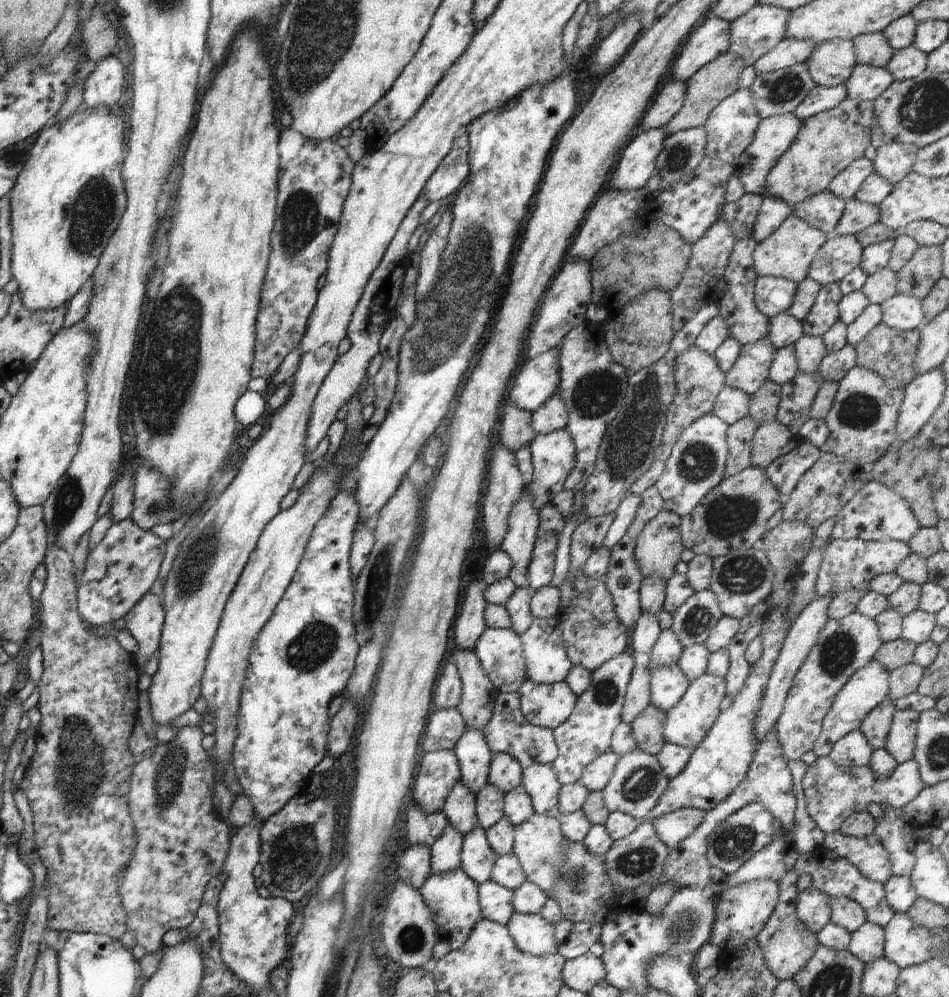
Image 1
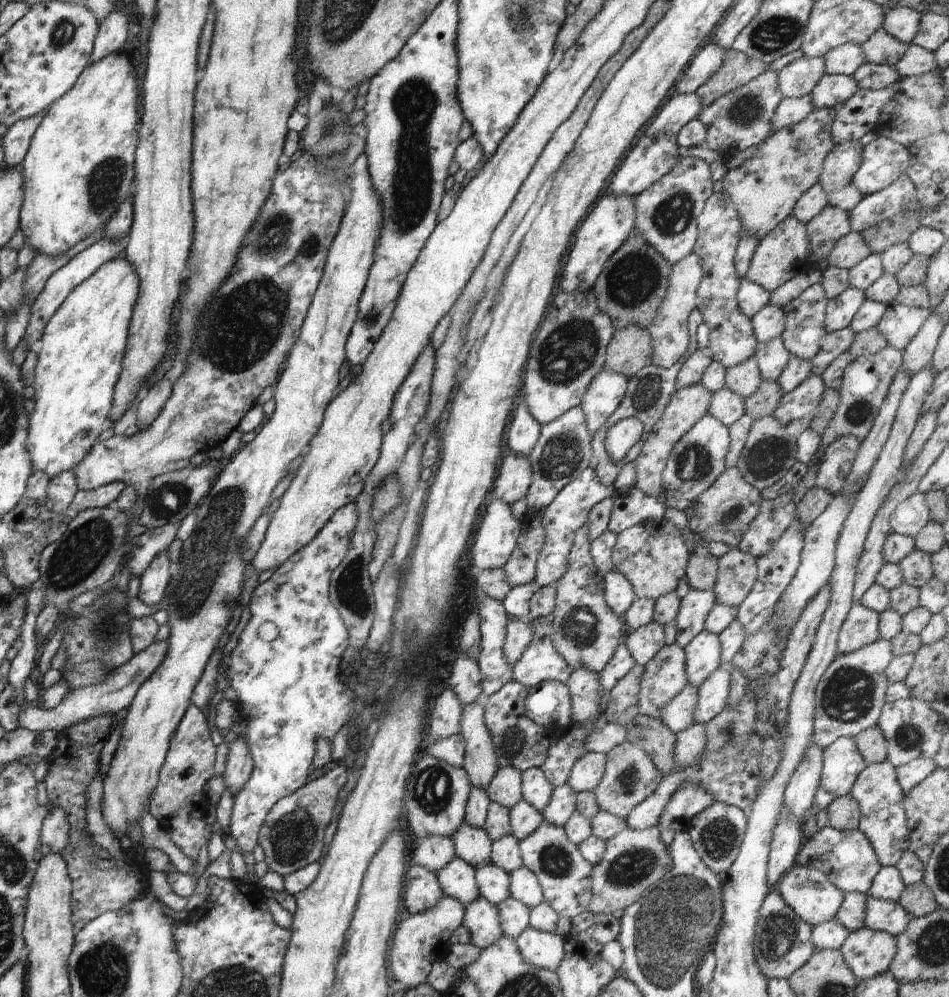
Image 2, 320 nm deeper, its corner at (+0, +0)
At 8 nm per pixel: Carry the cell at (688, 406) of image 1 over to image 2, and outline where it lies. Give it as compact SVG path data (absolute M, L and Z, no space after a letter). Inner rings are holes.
M700 382L684 387L672 394L670 402L666 405L663 417L654 423L648 438L643 444L640 454L635 458L633 465L637 470L634 486L644 494L658 499L663 488L663 470L667 458L671 455L674 445L704 416L709 414L713 394Z

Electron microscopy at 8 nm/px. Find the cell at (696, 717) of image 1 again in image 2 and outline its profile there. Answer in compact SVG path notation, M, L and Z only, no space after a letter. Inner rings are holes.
M725 666L716 669L698 688L699 697L694 723L710 722L727 706L731 676Z

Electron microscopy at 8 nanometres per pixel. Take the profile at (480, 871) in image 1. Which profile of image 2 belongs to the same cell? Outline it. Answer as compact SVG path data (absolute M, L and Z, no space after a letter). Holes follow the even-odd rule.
M492 862L475 869L475 877L482 897L498 906L511 896L510 875Z

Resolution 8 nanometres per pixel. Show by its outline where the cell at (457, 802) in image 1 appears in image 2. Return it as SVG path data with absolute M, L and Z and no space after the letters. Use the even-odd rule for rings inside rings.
M464 822L450 838L454 843L455 856L465 860L470 866L479 869L490 862L493 842L483 828Z

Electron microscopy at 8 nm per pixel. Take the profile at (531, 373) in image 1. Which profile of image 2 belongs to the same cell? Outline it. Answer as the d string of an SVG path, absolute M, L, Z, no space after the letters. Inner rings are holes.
M524 397L514 407L514 417L506 434L510 453L528 457L541 435L541 424L530 414Z

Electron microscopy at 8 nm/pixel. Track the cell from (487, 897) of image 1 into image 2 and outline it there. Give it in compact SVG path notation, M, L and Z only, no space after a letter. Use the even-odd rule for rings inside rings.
M512 896L504 899L497 907L504 936L516 940L529 927L530 909Z

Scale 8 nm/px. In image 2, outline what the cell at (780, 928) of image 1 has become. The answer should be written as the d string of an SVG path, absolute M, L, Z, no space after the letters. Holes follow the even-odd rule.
M770 890L760 907L756 925L756 936L753 940L754 956L757 965L768 979L787 979L796 969L799 969L812 956L816 947L811 941L814 926L804 922L786 904L782 895L776 890Z

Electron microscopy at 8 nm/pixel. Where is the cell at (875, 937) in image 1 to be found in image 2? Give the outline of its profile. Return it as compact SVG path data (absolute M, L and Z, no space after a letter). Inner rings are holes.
M865 926L852 931L839 951L854 976L863 981L889 970L897 942L891 934Z

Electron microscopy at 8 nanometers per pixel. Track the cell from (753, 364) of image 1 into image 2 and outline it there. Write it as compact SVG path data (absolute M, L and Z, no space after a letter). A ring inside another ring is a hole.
M755 354L743 363L725 370L725 386L742 398L752 396L763 378Z

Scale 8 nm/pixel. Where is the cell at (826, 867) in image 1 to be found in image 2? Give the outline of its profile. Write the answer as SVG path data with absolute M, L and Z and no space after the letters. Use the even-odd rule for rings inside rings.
M867 895L865 926L875 931L884 931L897 937L902 934L912 915L898 902L885 901Z

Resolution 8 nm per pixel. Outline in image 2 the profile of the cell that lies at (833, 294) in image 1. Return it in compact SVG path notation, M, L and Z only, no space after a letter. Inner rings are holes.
M818 283L781 308L785 327L780 337L791 355L805 361L811 361L816 356L828 332L825 327L828 301L822 285Z

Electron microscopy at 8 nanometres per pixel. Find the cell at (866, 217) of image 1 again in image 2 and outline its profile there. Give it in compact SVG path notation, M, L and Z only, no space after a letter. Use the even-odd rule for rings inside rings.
M826 206L818 216L814 216L806 223L806 228L808 228L811 253L808 262L812 265L826 260L834 245L852 232L850 212L844 212L838 207Z

